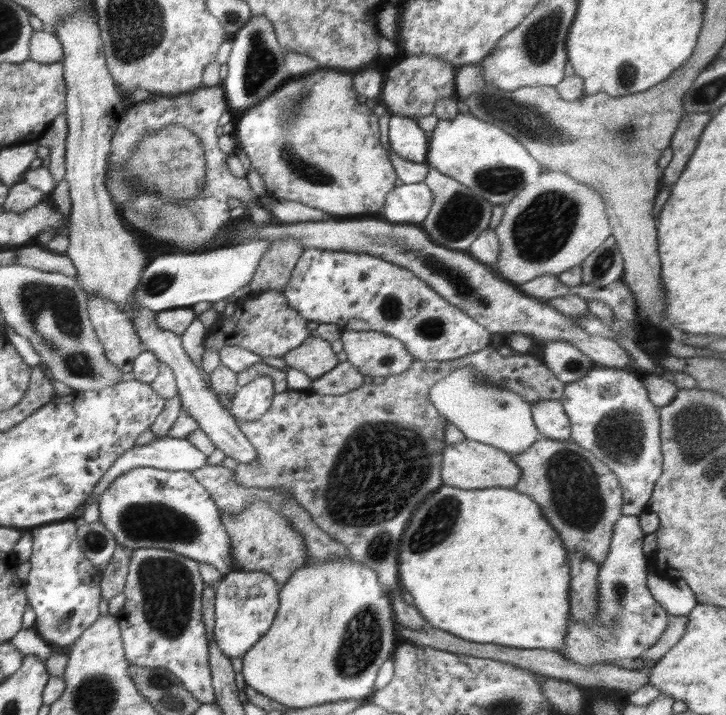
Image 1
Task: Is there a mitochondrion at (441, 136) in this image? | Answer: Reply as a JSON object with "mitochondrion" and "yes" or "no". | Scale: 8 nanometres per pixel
{"mitochondrion":"no"}

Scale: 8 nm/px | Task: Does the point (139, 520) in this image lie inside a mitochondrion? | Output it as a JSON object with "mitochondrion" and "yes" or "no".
{"mitochondrion":"yes"}

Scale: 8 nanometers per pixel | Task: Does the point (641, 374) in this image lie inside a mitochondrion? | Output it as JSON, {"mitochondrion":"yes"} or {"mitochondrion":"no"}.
{"mitochondrion":"no"}

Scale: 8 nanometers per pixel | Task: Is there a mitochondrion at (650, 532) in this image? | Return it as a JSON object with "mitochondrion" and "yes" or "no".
{"mitochondrion":"no"}

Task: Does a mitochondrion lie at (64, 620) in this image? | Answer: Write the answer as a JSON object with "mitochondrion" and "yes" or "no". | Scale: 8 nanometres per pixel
{"mitochondrion":"yes"}

